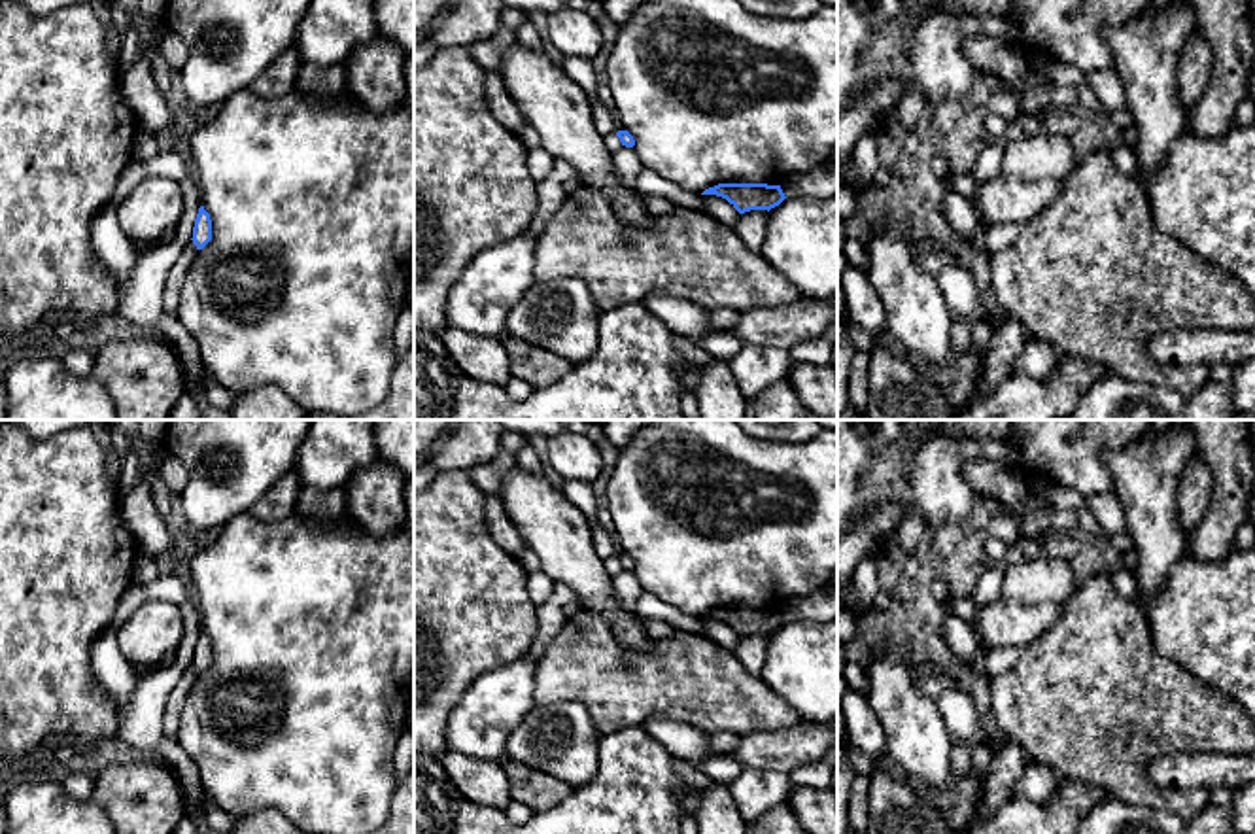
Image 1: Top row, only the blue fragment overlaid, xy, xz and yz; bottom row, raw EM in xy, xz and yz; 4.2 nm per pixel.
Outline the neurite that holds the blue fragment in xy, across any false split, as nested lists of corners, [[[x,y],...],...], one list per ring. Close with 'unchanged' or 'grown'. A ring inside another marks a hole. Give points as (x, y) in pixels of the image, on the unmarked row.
[[[204,630],[198,632],[191,664],[197,673],[202,673],[212,664],[212,643]]]; unchanged

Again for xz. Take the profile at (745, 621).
[[[718,607],[705,613],[701,618],[716,618],[726,622],[739,637],[750,634],[771,634],[786,620],[781,609],[767,607]]]; unchanged

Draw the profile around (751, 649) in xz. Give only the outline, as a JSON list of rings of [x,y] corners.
[[[750,634],[739,637],[737,647],[731,651],[733,656],[741,662],[743,669],[750,675],[760,675],[765,664],[765,651],[767,651],[767,634]]]

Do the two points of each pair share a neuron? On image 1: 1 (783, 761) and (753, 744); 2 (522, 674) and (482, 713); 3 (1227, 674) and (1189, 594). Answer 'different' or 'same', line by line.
1: same
2: same
3: same

